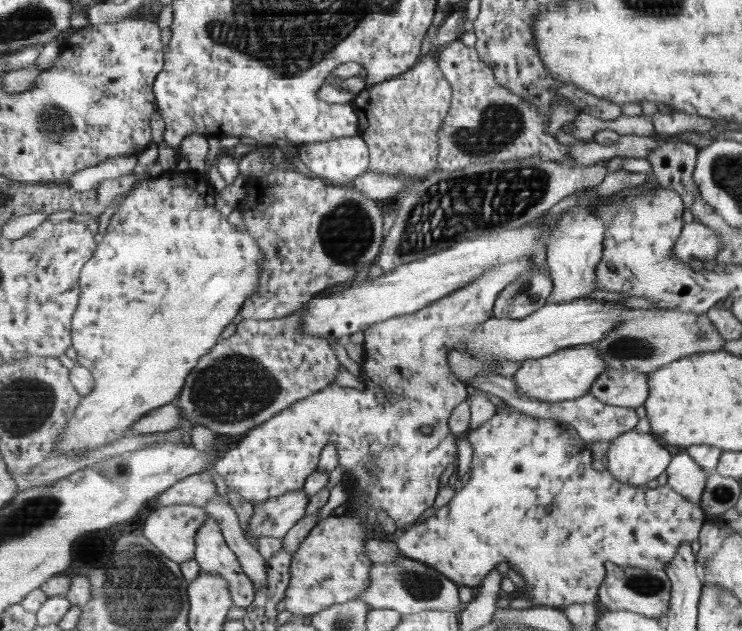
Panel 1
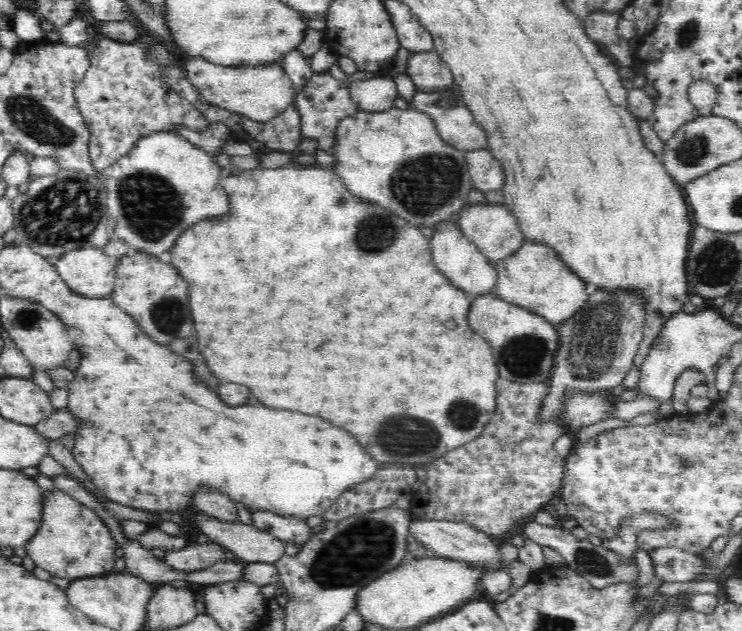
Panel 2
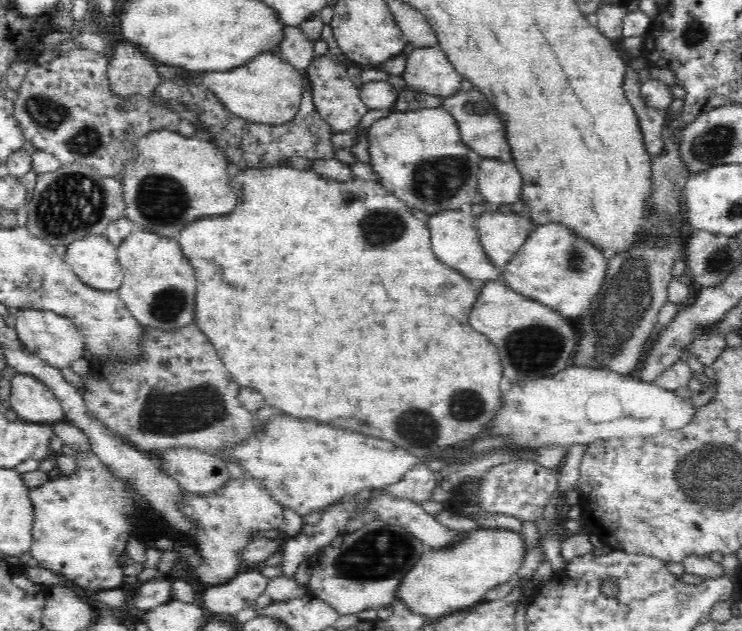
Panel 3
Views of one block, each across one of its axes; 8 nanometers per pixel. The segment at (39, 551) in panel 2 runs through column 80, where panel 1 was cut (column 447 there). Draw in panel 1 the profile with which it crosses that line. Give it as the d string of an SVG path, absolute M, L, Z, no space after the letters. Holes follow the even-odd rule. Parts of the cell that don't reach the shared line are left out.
M511 405L499 406L499 412L489 420L483 427L470 430L466 435L471 441L475 452L473 463L471 464L470 477L464 487L451 499L451 502L424 522L413 525L407 529L395 542L401 549L402 554L409 559L427 563L433 568L441 571L447 578L457 584L465 586L481 586L483 581L494 570L497 564L508 562L508 565L519 572L522 572L526 580L524 592L515 592L516 596L524 596L532 603L541 606L564 609L572 604L591 604L598 600L598 594L603 581L607 576L607 563L615 563L620 567L637 567L647 570L666 570L667 565L677 556L680 546L687 542L699 541L704 524L707 522L708 515L699 503L691 502L682 493L678 493L669 484L657 485L648 488L646 485L633 486L617 480L607 469L599 472L593 468L593 452L589 448L589 443L581 439L577 430L571 424L563 423L557 419L533 418L513 408Z

